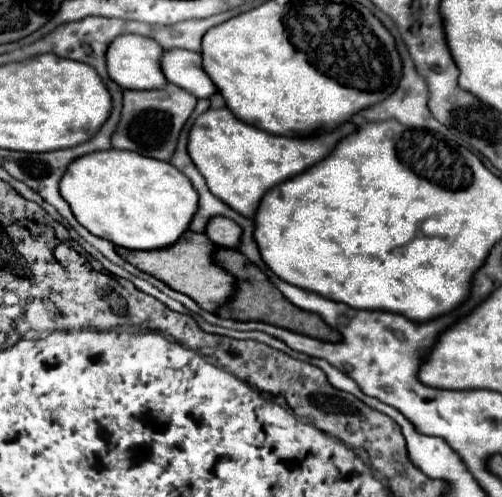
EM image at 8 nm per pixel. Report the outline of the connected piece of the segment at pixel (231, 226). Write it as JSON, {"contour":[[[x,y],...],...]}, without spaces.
{"contour":[[[213,217],[207,225],[207,237],[217,247],[237,249],[241,243],[241,227],[227,217]]]}

